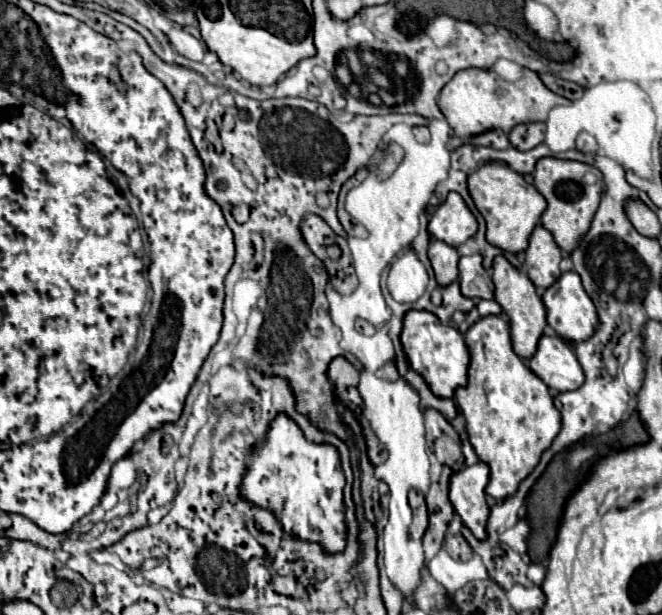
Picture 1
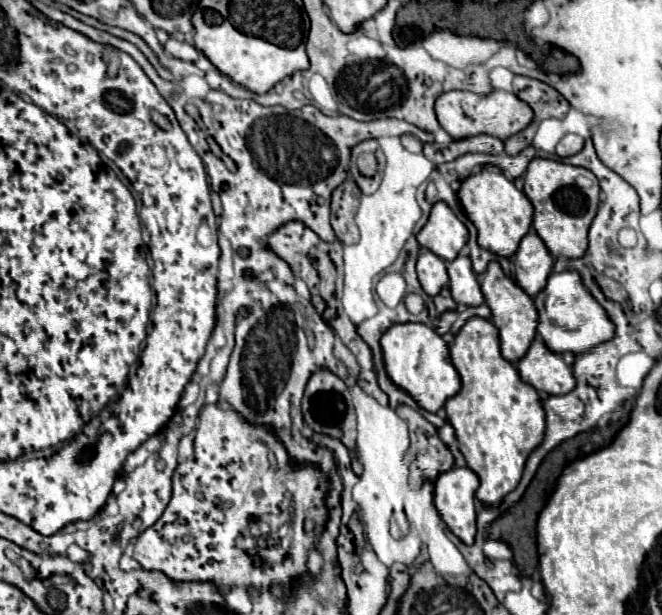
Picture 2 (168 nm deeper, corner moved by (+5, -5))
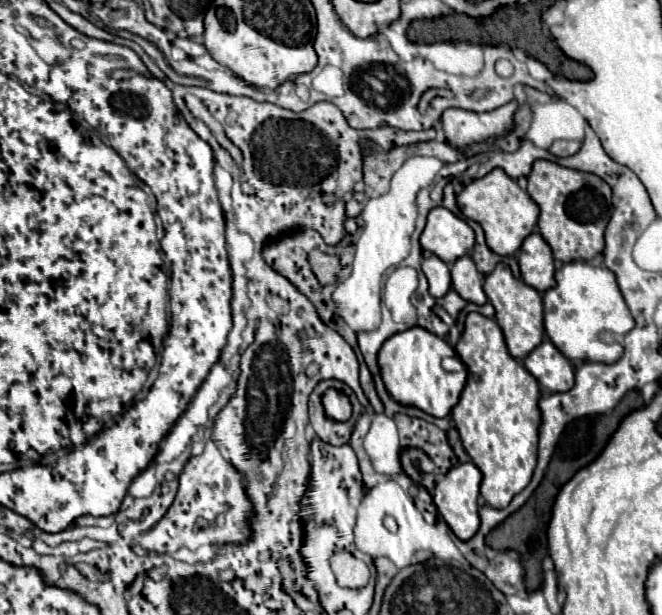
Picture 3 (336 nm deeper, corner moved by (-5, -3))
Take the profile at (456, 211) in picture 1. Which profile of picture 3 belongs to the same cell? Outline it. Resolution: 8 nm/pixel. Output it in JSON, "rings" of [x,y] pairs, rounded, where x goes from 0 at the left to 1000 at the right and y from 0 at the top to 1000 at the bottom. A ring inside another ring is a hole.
{"rings":[[[656,337],[647,346],[634,398],[662,415],[671,428],[686,428],[716,402],[716,376],[701,356],[689,353],[674,337]]]}

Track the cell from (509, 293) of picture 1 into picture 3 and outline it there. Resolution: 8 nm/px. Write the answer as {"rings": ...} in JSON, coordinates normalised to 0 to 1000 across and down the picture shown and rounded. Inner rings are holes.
{"rings":[[[752,428],[749,437],[740,447],[734,447],[731,473],[737,480],[737,489],[749,502],[749,522],[758,532],[770,577],[779,584],[792,584],[819,558],[822,548],[822,499],[816,476],[798,467],[792,457],[779,454],[764,428]]]}

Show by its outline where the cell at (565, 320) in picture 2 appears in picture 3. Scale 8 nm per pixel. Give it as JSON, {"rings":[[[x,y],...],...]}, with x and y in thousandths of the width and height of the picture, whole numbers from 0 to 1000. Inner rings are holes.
{"rings":[[[864,424],[840,441],[840,467],[822,476],[822,535],[852,580],[906,590],[931,587],[940,577],[940,561],[934,554],[906,554],[906,541],[921,538],[946,545],[955,532],[958,519],[946,502],[946,489],[940,489],[940,476],[921,437]]]}

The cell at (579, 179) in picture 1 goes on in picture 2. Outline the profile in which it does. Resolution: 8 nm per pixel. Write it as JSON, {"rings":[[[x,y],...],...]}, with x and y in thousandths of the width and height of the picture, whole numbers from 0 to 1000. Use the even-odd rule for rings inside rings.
{"rings":[[[804,259],[792,285],[792,317],[807,333],[804,369],[834,415],[876,421],[888,405],[888,372],[906,330],[906,301],[894,278],[831,259]]]}

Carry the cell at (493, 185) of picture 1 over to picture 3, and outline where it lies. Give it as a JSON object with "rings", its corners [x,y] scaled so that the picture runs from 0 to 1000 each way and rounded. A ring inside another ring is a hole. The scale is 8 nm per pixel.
{"rings":[[[746,275],[728,291],[713,294],[692,317],[692,333],[707,356],[728,366],[737,402],[752,415],[776,415],[785,405],[789,392],[810,372],[816,350],[816,340],[804,327],[804,320],[792,307],[785,307],[782,298],[761,281],[761,275]]]}

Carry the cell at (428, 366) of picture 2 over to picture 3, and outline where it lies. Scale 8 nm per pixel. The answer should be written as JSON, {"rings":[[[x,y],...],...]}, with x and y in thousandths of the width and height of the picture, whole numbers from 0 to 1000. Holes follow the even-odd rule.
{"rings":[[[619,532],[580,554],[571,590],[586,639],[607,659],[625,659],[656,678],[677,678],[683,662],[692,655],[695,639],[704,626],[704,603],[677,607],[668,600],[668,584],[689,580],[686,567],[662,545],[640,532]]]}

